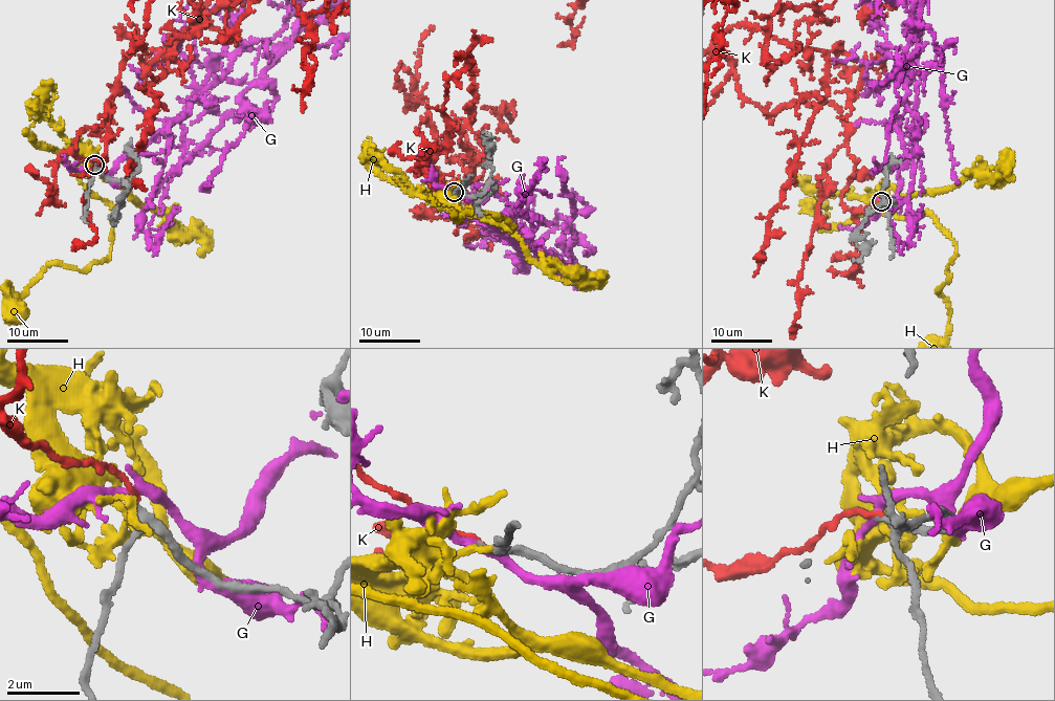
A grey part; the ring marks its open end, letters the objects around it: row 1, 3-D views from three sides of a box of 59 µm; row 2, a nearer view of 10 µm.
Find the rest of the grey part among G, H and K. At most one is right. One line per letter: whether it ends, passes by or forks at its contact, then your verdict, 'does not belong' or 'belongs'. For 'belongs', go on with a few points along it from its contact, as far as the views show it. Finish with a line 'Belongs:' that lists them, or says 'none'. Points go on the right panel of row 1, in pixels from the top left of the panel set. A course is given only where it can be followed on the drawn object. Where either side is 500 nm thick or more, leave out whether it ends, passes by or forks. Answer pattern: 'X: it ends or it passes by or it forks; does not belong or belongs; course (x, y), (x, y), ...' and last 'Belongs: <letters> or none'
G: it passes by; does not belong
H: it ends; does not belong
K: it ends; does not belong
Belongs: none

